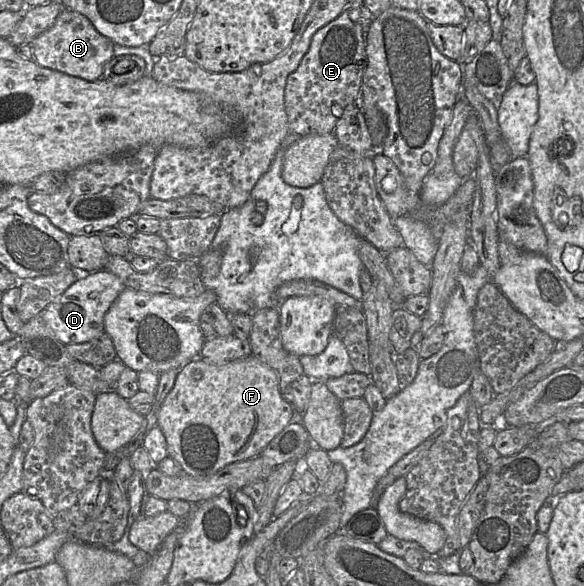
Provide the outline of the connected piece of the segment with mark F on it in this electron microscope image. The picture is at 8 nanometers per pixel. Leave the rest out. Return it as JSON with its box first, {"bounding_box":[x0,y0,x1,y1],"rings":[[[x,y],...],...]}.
{"bounding_box":[157,355,299,476],"rings":[[[254,355],[233,360],[225,364],[215,364],[204,360],[202,357],[197,357],[180,369],[173,388],[162,404],[158,414],[157,426],[161,429],[166,438],[168,456],[179,463],[183,473],[191,476],[208,476],[218,472],[231,463],[261,456],[264,448],[294,419],[299,418],[297,418],[294,406],[280,391],[277,372]]]}

